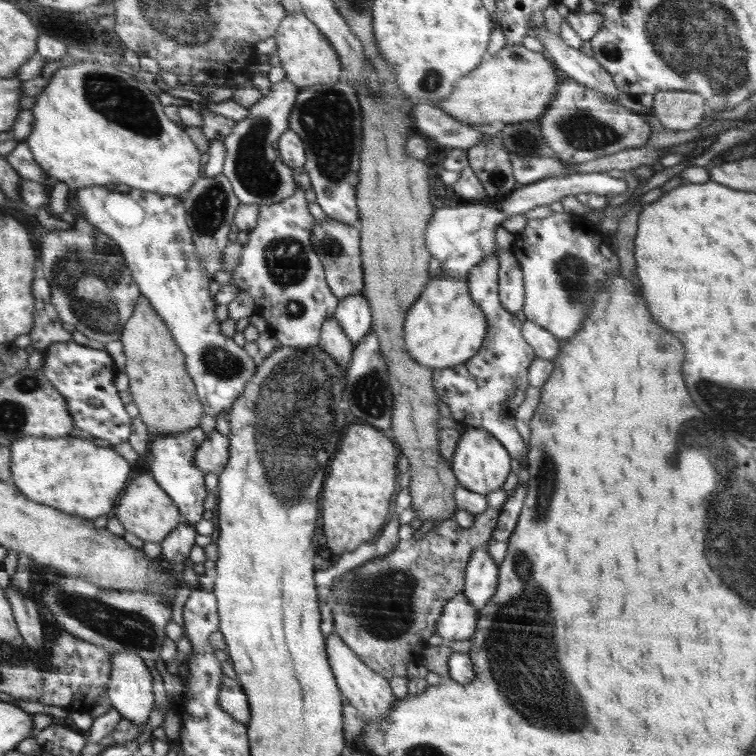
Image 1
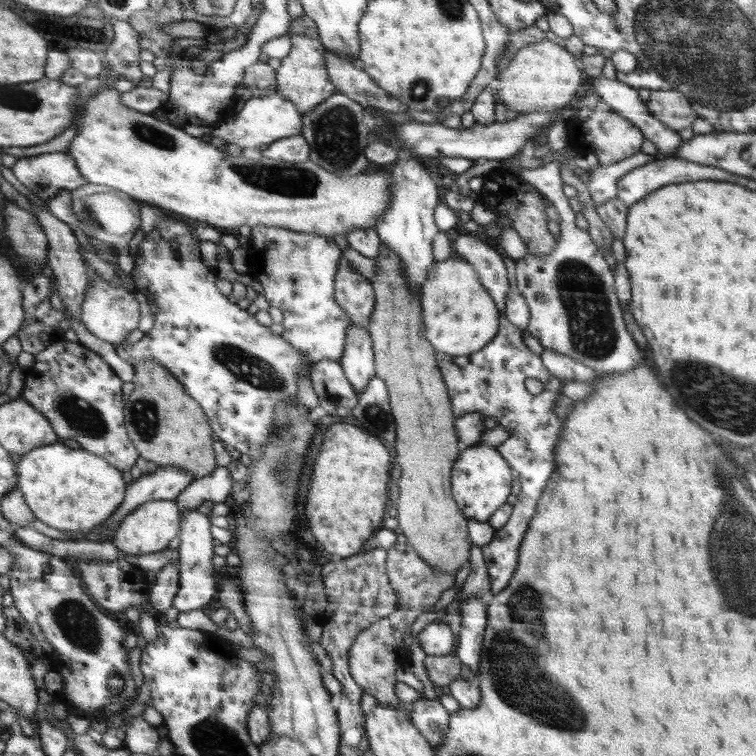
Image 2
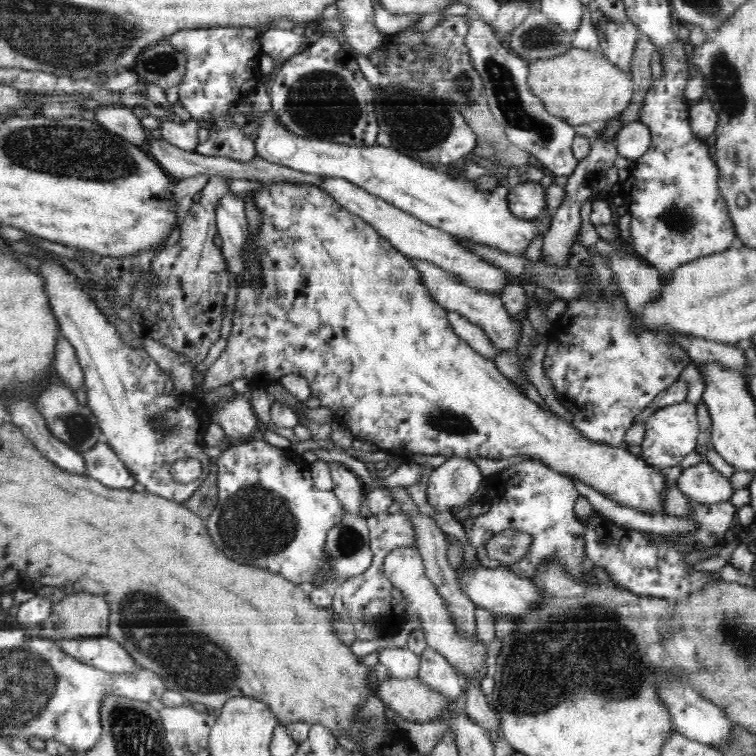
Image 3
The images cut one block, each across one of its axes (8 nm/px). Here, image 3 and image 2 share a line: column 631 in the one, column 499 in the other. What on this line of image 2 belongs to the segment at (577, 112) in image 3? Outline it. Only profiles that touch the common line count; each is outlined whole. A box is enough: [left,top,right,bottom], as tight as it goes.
[493,40,582,112]

